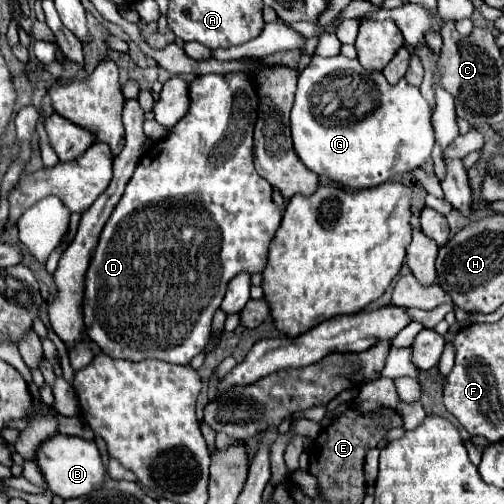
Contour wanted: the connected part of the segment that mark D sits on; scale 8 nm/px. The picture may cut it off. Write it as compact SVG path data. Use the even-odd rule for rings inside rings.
M231 72L225 76L223 74L197 76L189 86L189 98L191 98L191 108L183 116L183 120L171 128L169 138L153 144L141 158L139 166L135 168L135 174L131 176L131 180L125 188L125 194L121 196L117 208L109 216L109 220L99 236L97 250L93 254L93 260L91 260L87 276L85 276L83 316L85 316L87 336L111 358L127 358L131 362L155 358L155 360L163 360L169 364L187 364L193 356L203 352L203 348L207 346L207 342L211 338L213 312L223 302L227 282L243 270L255 274L265 268L267 256L269 256L269 246L281 224L281 208L271 198L273 186L267 180L263 180L253 166L253 126L255 126L257 116L251 116L251 112L255 114L255 110L257 110L257 96L255 96L255 88L253 88L249 76L237 74L237 72Z

